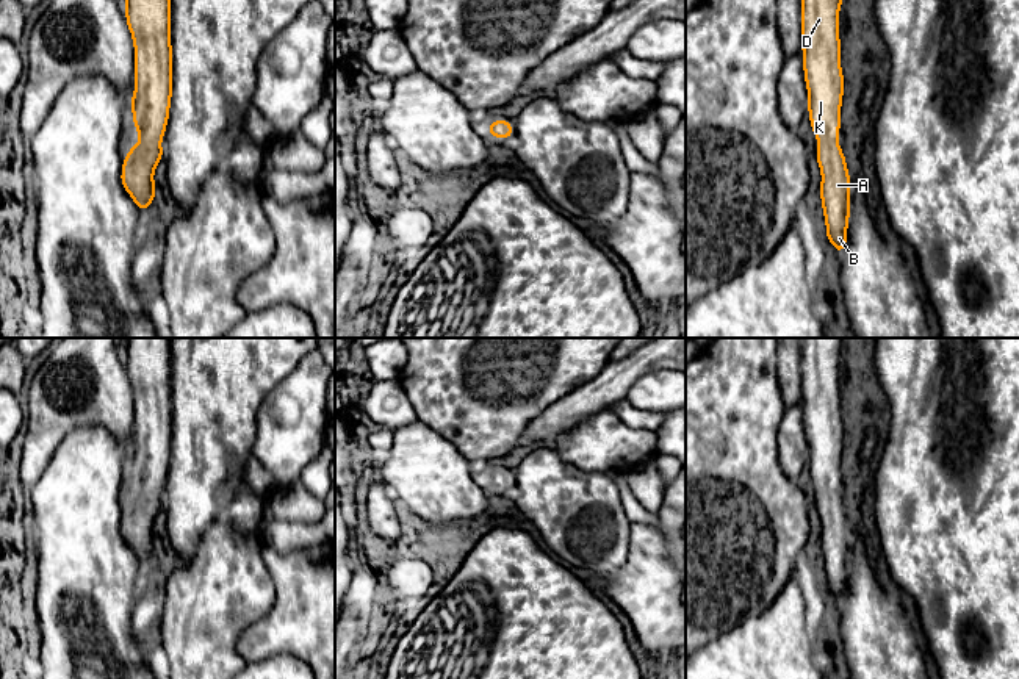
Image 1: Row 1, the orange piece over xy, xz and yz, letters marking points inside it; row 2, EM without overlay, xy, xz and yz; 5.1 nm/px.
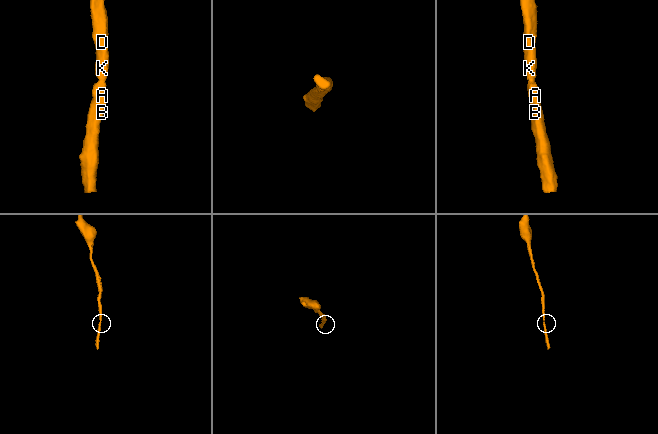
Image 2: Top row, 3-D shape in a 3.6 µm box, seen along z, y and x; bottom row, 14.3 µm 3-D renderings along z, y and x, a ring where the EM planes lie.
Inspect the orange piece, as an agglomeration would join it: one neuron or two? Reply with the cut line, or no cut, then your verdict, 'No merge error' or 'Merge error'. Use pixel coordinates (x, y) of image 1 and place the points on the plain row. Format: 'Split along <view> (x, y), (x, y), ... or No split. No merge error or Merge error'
No split. No merge error

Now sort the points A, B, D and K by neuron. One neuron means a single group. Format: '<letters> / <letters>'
A B D K

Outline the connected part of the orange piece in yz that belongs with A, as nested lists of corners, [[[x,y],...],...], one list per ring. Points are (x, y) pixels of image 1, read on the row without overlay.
[[[801,338],[801,401],[811,479],[819,491],[820,549],[826,590],[837,605],[847,595],[850,526],[837,494],[844,426],[837,383],[842,338]]]

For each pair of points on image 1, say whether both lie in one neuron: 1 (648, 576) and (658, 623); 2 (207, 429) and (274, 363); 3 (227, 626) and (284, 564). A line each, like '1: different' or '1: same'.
1: same
2: same
3: different

